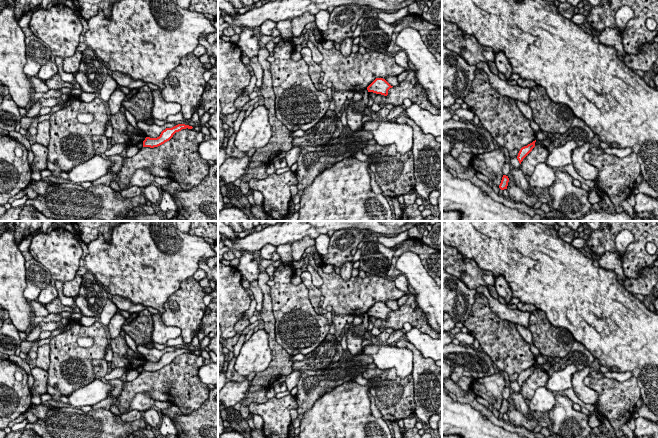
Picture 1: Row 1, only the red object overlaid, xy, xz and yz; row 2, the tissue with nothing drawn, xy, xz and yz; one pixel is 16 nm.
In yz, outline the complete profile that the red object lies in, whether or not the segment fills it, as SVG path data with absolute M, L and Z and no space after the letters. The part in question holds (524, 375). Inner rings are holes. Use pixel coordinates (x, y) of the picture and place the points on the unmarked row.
M533 365L532 367L528 368L527 370L524 370L520 373L517 383L519 385L519 387L521 388L521 386L523 385L523 383L532 375L532 373L535 371L535 365Z

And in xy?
M178 348L172 352L166 352L161 356L160 360L157 362L146 361L145 364L143 365L143 371L150 372L158 371L164 368L165 366L169 365L176 356L179 356L182 353L186 352L192 353L193 351L185 348Z

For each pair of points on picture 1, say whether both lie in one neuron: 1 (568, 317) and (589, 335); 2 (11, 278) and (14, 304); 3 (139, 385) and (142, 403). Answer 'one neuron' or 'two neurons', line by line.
1: one neuron
2: one neuron
3: two neurons

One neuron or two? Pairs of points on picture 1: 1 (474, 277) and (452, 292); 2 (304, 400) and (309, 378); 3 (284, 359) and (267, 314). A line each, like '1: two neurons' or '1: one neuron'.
1: two neurons
2: one neuron
3: one neuron

